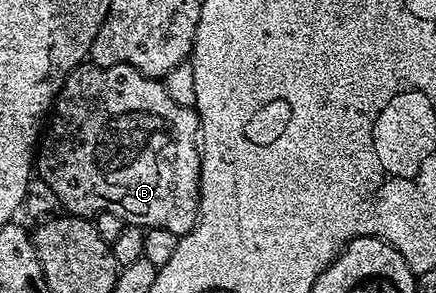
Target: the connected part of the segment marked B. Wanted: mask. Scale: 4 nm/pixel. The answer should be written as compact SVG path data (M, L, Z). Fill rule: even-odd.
M117 62L114 66L95 66L83 64L75 68L64 80L60 92L54 98L54 104L50 107L48 121L44 126L44 133L40 138L40 145L36 150L36 174L56 192L61 209L67 215L79 218L93 219L95 214L104 212L116 212L125 222L131 226L143 228L168 228L168 232L176 235L184 235L198 222L198 201L200 200L200 164L202 163L202 151L200 149L200 131L198 129L198 112L189 106L176 104L172 96L168 96L165 81L150 78L141 74L136 68L132 68L123 62Z

